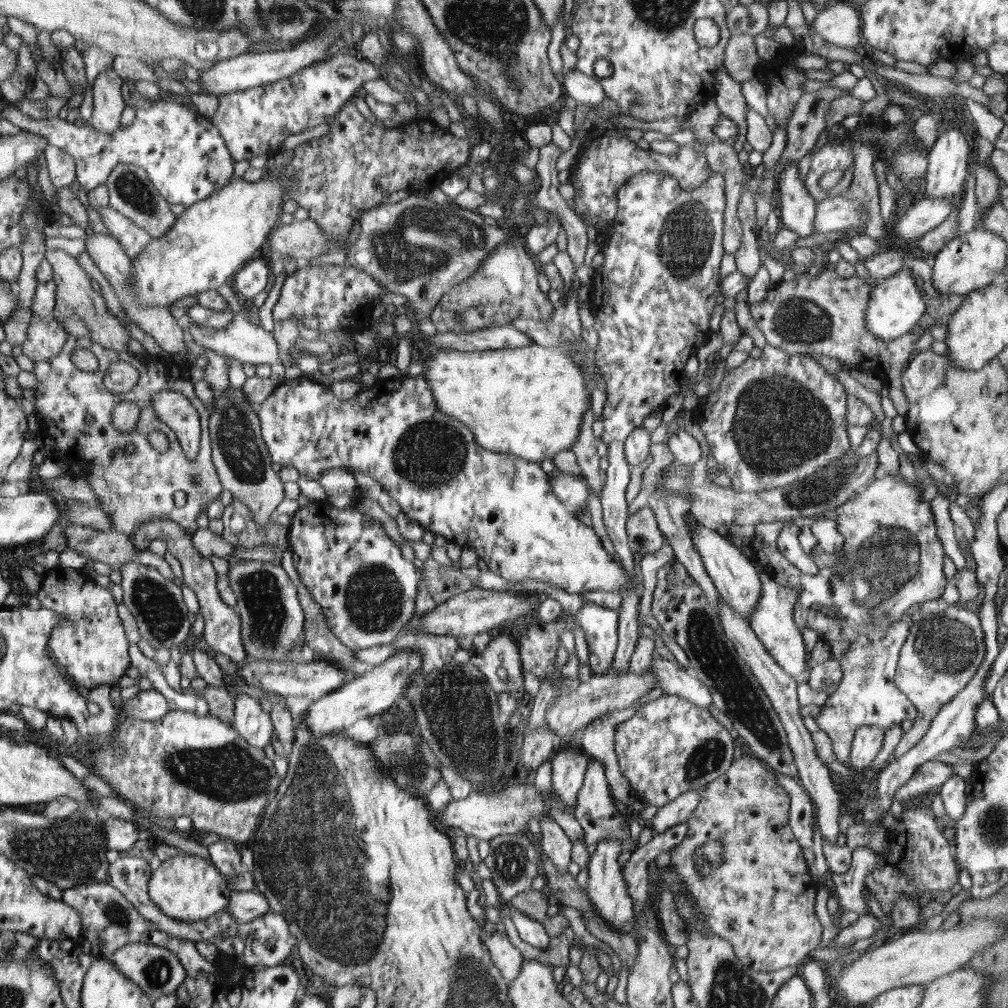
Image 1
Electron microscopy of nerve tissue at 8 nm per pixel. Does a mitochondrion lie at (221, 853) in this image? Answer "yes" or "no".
no

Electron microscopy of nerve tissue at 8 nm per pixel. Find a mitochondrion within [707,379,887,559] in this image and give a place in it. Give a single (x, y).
(826, 487)

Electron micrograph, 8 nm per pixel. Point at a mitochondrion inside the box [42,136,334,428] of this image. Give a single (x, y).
(132, 190)

